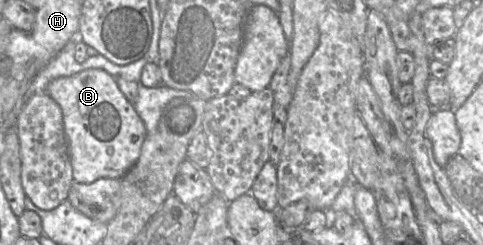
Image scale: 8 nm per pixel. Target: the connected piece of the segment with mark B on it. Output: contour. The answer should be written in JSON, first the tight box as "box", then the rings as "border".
{"box":[46,69,148,184],"border":[[[88,69],[52,80],[46,93],[62,110],[74,182],[89,184],[100,178],[121,179],[133,167],[148,133],[113,76],[104,70]]]}

